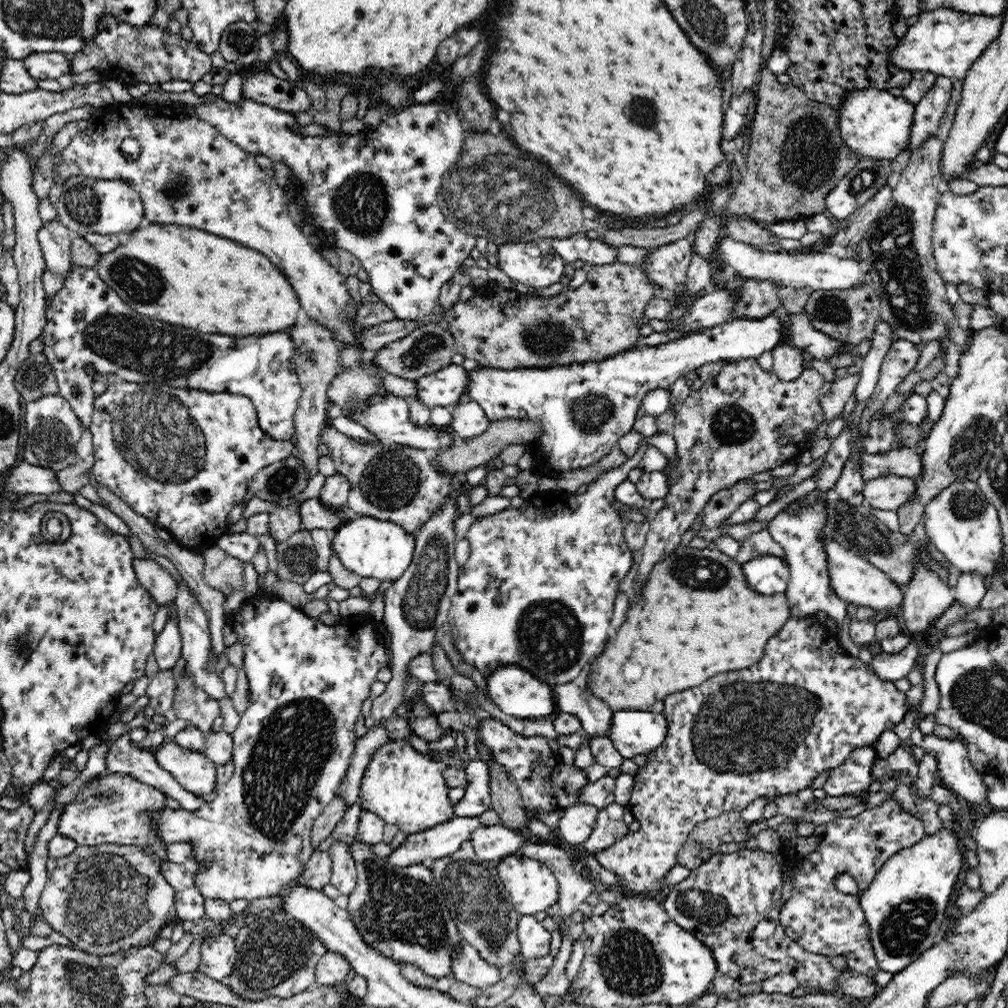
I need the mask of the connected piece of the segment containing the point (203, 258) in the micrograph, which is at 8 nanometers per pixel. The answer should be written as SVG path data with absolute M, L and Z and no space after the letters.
M142 224L130 238L100 256L94 270L132 310L198 332L250 336L289 331L300 310L291 283L260 251L205 230Z

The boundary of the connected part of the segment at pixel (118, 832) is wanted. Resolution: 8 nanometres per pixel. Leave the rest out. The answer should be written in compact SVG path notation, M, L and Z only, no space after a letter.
M108 772L83 784L76 798L65 805L58 820L58 833L80 846L108 843L150 848L161 862L168 862L167 844L152 821L152 814L166 808L166 797L164 791L140 782L130 774Z

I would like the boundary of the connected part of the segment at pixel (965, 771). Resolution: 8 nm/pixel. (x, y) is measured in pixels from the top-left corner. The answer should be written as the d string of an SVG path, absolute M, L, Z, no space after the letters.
M917 724L911 730L908 745L911 748L922 747L923 752L936 756L938 762L939 783L946 785L970 807L975 804L984 804L988 802L988 785L984 783L983 774L977 772L968 758L967 745L962 739L944 739L932 734L924 734L920 731Z

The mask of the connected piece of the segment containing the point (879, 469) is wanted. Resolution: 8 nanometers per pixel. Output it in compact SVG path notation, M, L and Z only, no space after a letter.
M902 447L886 454L864 454L859 456L862 478L872 480L884 474L892 474L909 479L920 476L922 460L912 448Z

